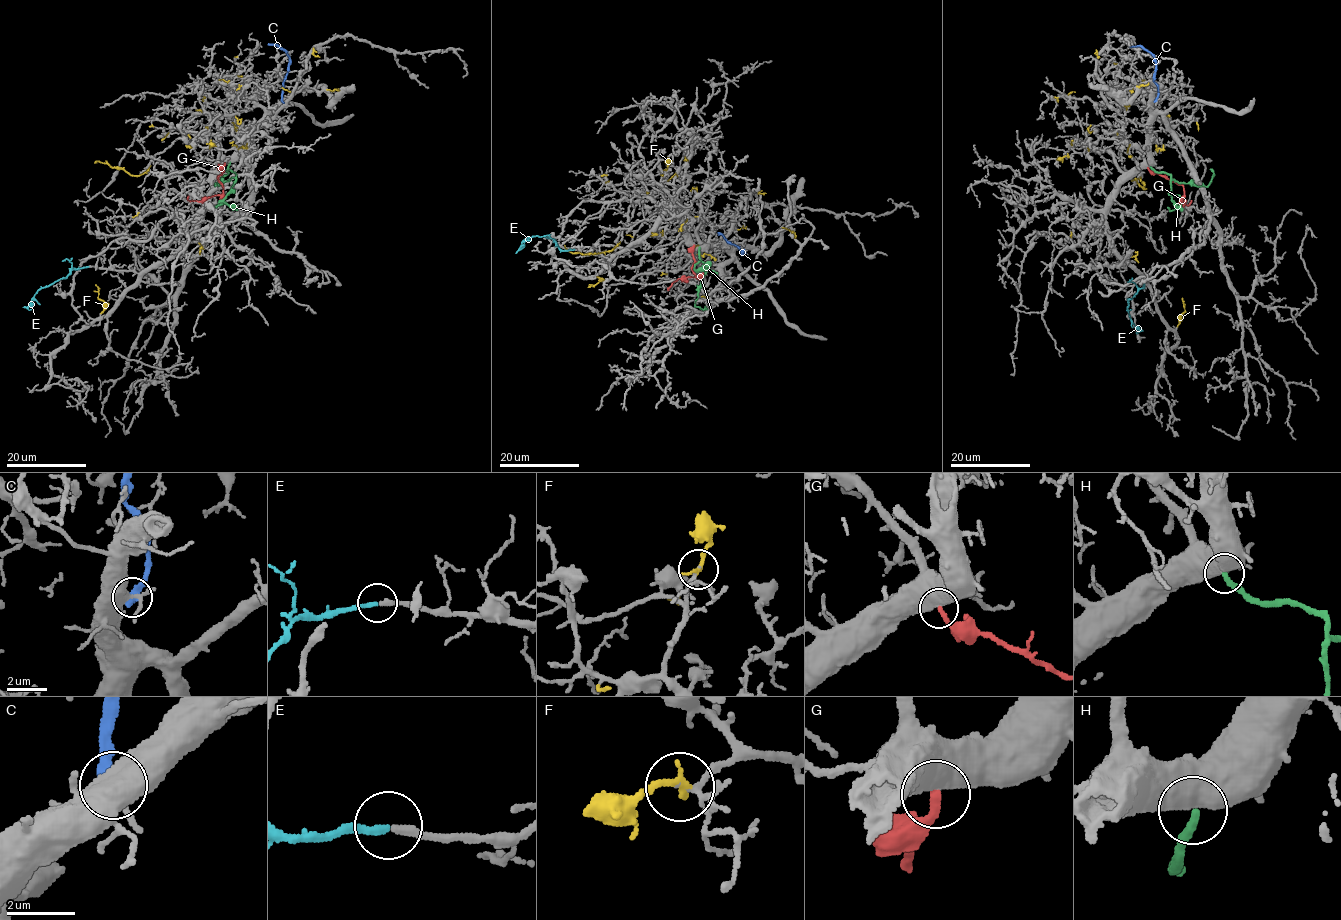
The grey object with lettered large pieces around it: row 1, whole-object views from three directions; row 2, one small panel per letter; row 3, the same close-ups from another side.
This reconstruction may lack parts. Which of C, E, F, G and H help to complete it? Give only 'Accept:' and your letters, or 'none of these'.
Accept: E

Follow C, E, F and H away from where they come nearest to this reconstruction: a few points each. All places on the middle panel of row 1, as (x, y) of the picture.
C: (743, 250), (741, 254), (742, 251), (717, 232)
E: (574, 249), (562, 250), (547, 235), (528, 237), (519, 248), (523, 245)
F: (666, 169), (648, 192), (653, 234), (620, 242), (660, 232), (694, 247), (746, 226), (784, 227), (795, 238)
H: (699, 247), (699, 258), (709, 266), (695, 306), (706, 309), (704, 306)

